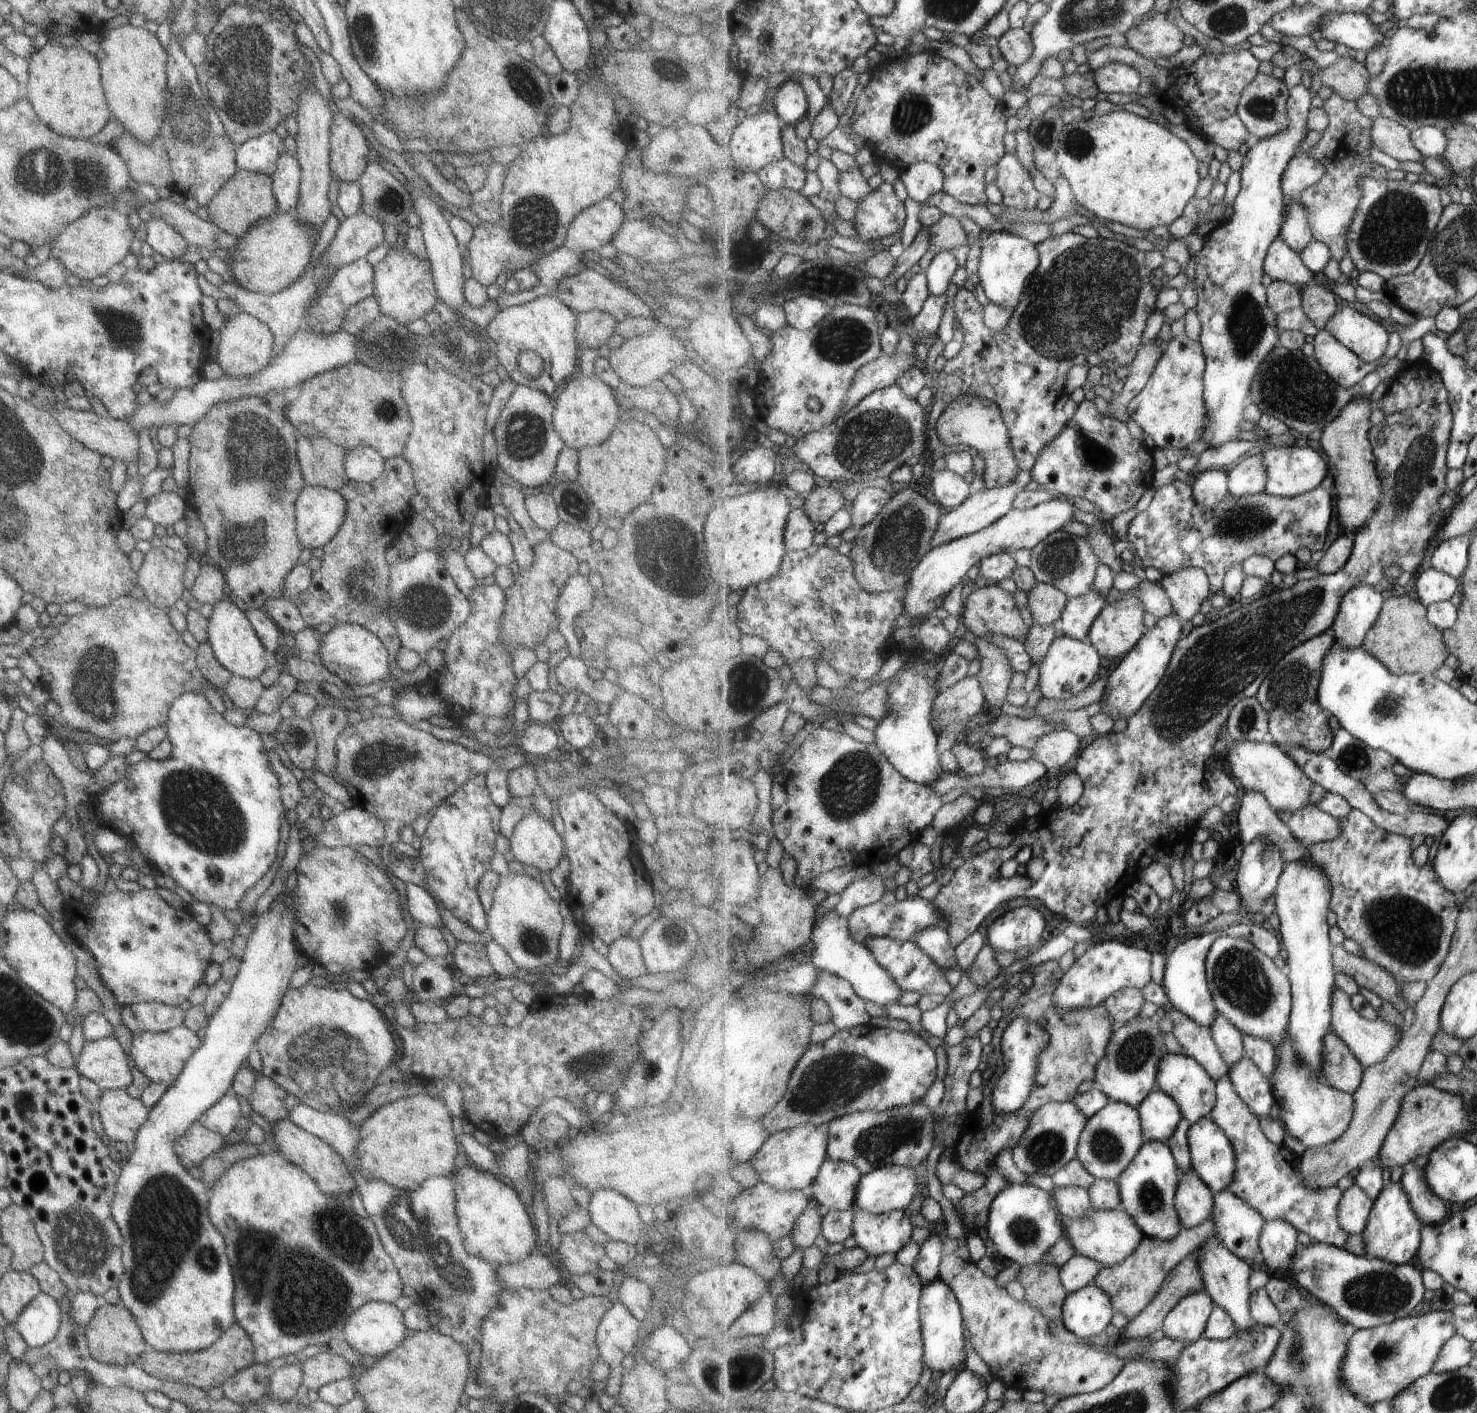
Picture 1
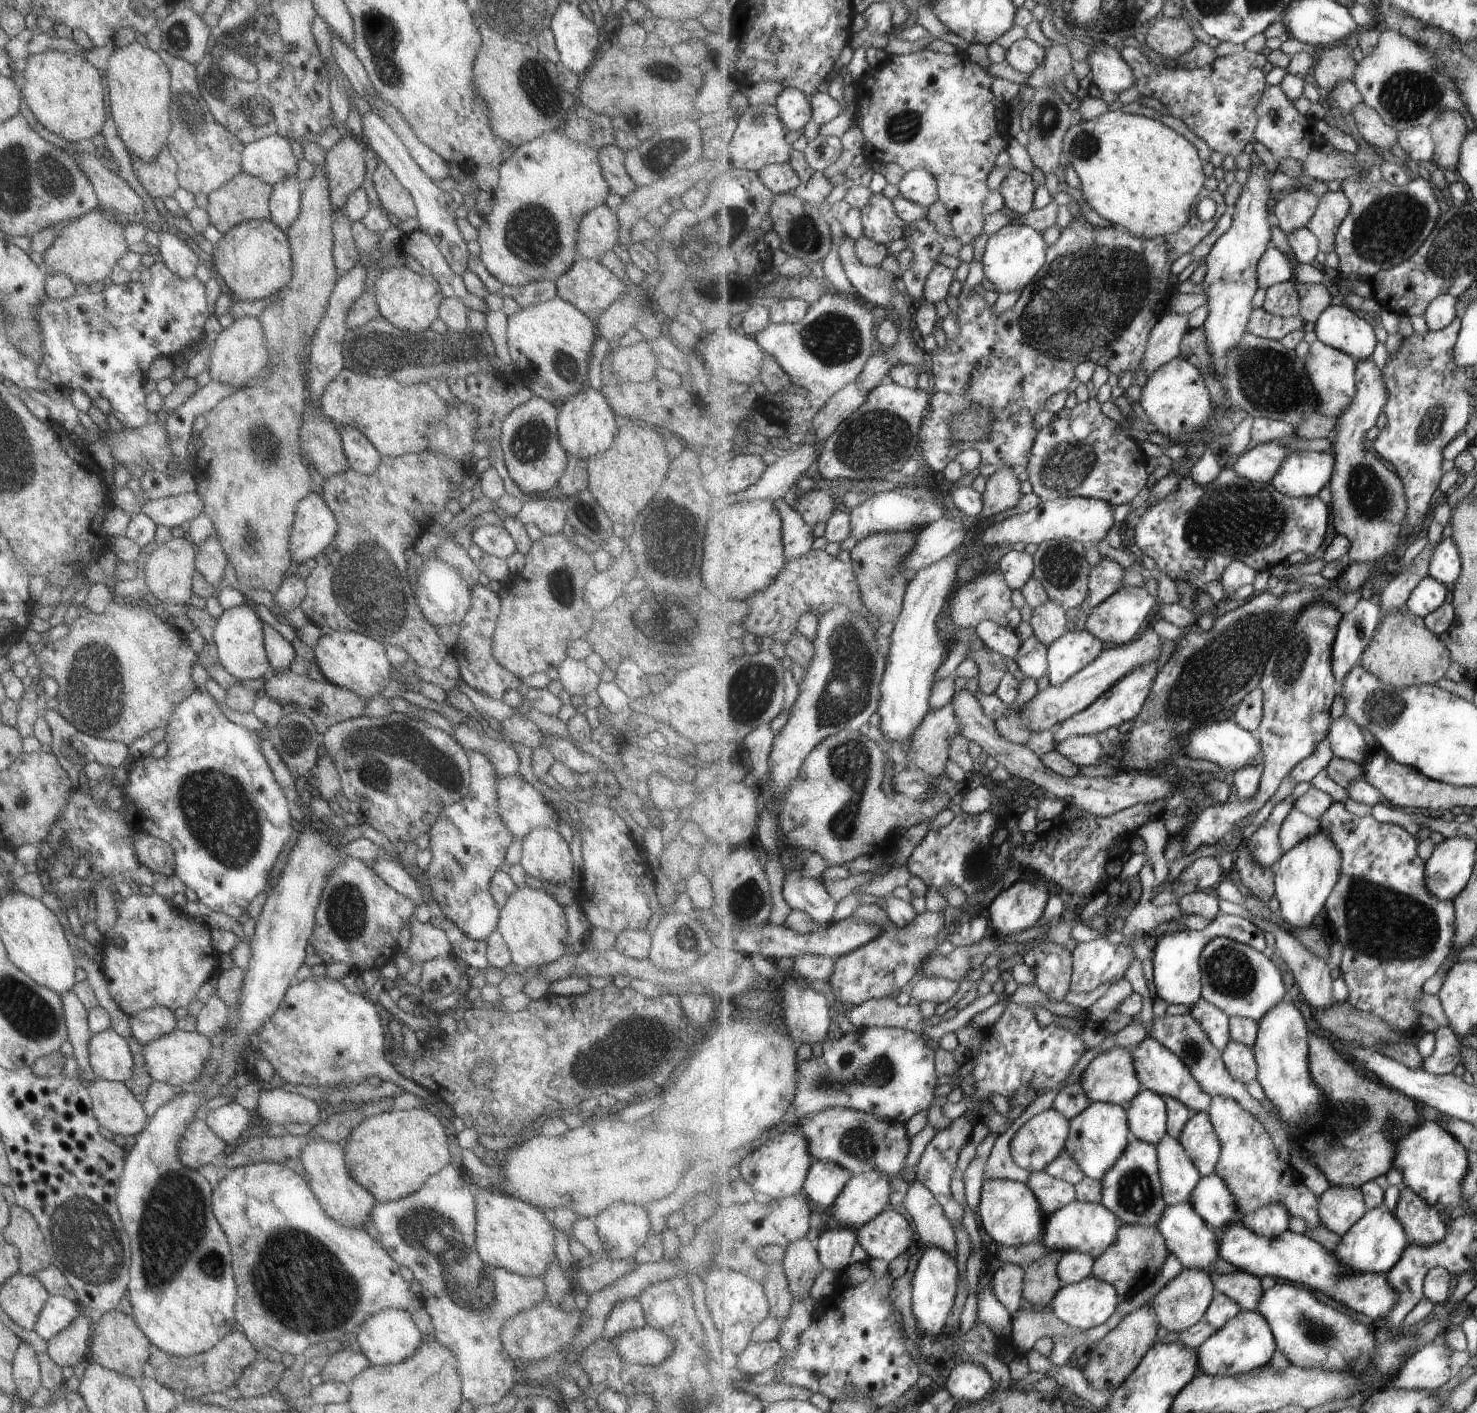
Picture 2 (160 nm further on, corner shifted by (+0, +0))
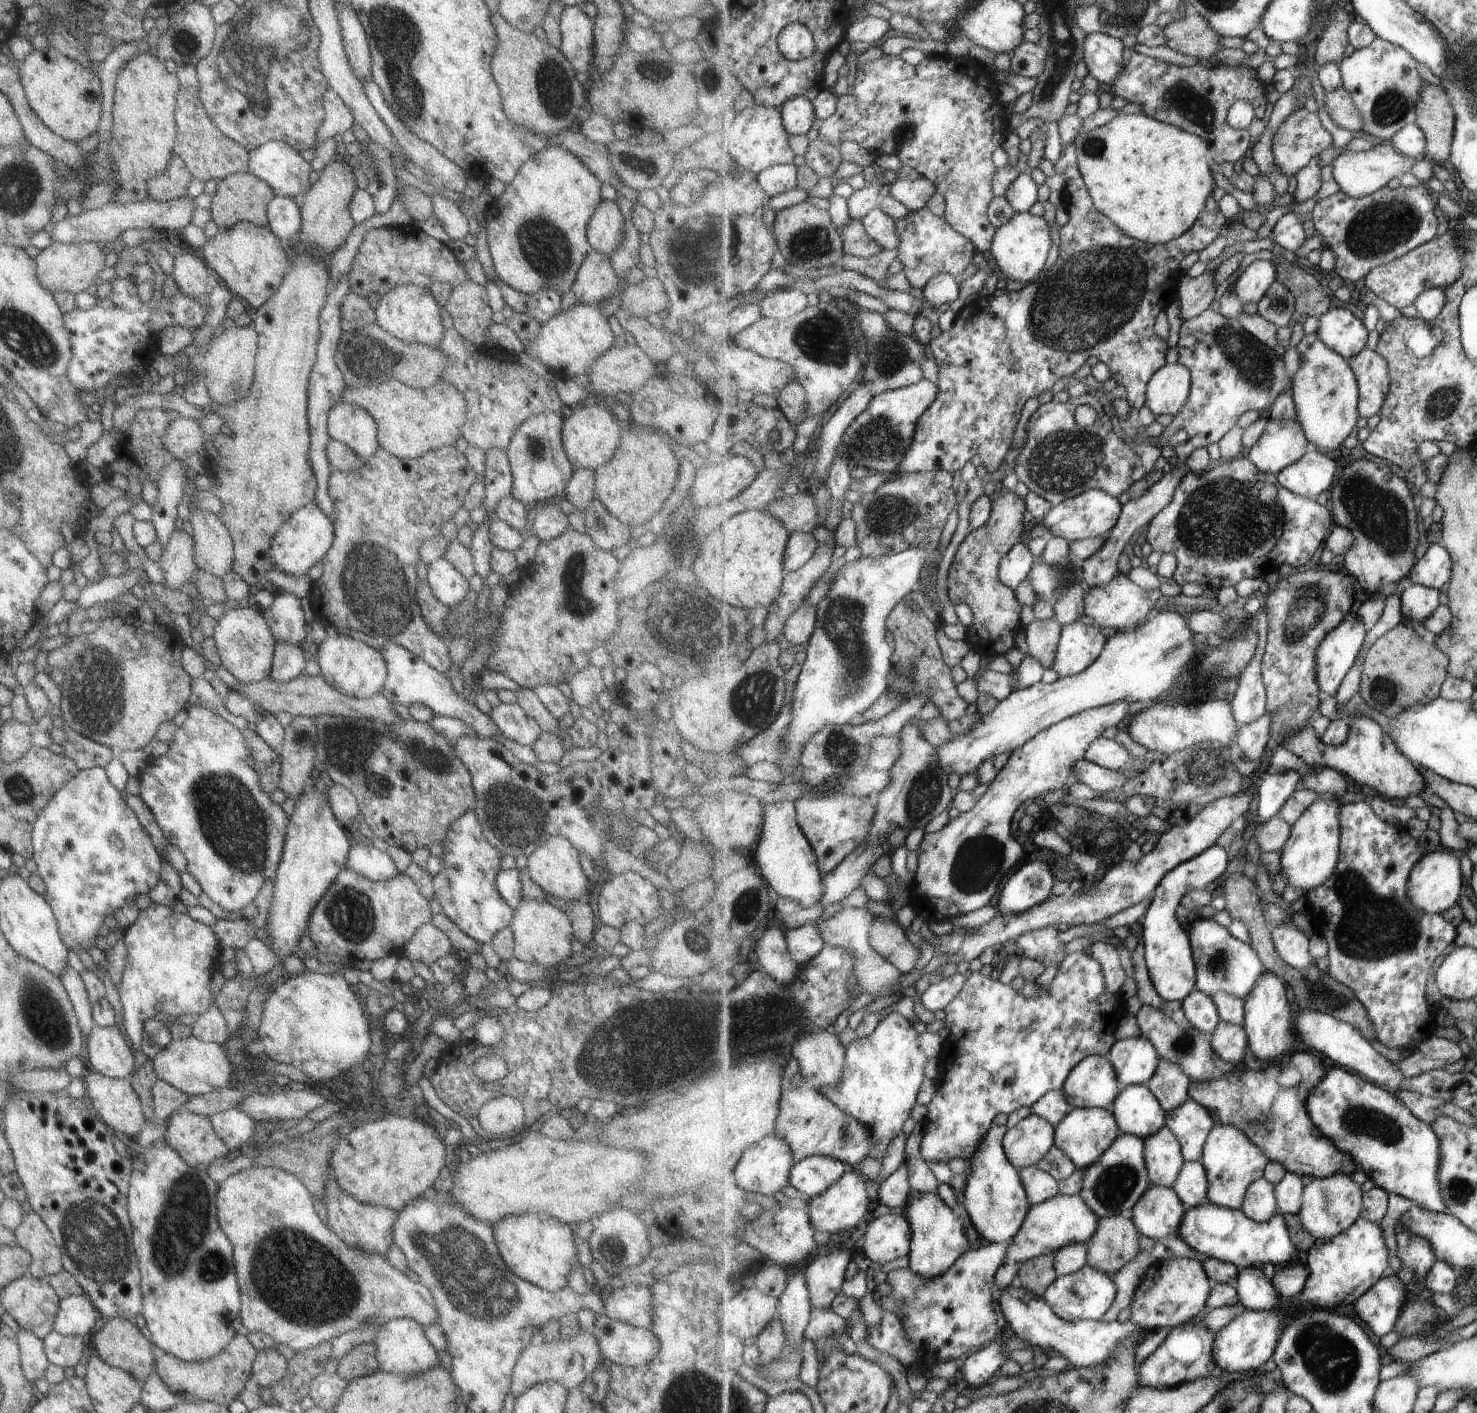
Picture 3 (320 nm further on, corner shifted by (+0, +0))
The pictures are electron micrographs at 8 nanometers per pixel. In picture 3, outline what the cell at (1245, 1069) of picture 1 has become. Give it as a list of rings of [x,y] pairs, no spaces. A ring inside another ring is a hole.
[[[1221,1021],[1216,1026],[1217,1030],[1212,1034],[1212,1048],[1222,1060],[1242,1066],[1242,1060],[1247,1054],[1248,1034],[1243,1025]]]

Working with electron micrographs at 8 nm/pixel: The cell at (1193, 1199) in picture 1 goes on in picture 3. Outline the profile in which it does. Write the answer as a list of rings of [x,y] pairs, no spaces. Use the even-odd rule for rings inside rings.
[[[1165,1126],[1144,1141],[1145,1164],[1150,1179],[1155,1184],[1172,1187],[1187,1162],[1176,1133]]]

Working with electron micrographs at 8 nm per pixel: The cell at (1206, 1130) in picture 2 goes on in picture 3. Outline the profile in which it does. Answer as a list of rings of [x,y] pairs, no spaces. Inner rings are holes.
[[[1193,1099],[1167,1111],[1166,1126],[1172,1129],[1180,1140],[1186,1161],[1199,1161],[1204,1156],[1209,1133],[1216,1124],[1212,1112]]]

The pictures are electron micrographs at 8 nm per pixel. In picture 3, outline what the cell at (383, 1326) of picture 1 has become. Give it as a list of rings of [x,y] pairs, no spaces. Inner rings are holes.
[[[403,1317],[389,1319],[380,1325],[372,1340],[378,1368],[386,1373],[412,1377],[439,1365],[437,1352],[425,1338],[423,1329],[420,1324]]]

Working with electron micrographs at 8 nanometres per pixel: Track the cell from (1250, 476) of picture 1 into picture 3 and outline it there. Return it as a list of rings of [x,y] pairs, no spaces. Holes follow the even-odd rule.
[[[1269,418],[1259,442],[1250,448],[1248,457],[1263,471],[1274,475],[1301,460],[1311,444],[1304,428],[1295,418]]]

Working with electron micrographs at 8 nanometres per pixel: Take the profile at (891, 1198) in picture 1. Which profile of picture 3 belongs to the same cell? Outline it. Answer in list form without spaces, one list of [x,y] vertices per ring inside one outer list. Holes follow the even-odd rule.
[[[849,1169],[833,1186],[809,1200],[808,1215],[812,1225],[821,1232],[828,1232],[832,1237],[844,1234],[859,1224],[870,1210],[876,1210],[875,1192],[859,1171]],[[872,1204],[874,1207],[869,1207]]]

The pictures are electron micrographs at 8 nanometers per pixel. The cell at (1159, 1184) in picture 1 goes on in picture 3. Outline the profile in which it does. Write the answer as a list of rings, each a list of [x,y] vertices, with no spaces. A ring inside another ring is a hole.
[[[1121,1133],[1097,1162],[1084,1170],[1084,1188],[1081,1187],[1079,1195],[1099,1217],[1130,1215],[1131,1210],[1148,1191],[1149,1185],[1152,1185],[1145,1164],[1144,1148],[1145,1141],[1140,1136]]]

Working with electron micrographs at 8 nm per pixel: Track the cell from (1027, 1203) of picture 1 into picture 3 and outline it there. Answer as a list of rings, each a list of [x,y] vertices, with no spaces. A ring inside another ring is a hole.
[[[993,1125],[970,1161],[962,1196],[966,1214],[974,1230],[990,1243],[1004,1243],[1020,1230],[1032,1207],[1018,1168],[1008,1159],[1003,1146],[1007,1126]]]

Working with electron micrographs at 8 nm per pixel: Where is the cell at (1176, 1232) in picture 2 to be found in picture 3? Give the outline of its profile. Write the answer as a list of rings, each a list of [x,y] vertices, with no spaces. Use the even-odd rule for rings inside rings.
[[[1152,1183],[1130,1216],[1142,1235],[1156,1241],[1171,1234],[1178,1236],[1186,1210],[1173,1187]]]

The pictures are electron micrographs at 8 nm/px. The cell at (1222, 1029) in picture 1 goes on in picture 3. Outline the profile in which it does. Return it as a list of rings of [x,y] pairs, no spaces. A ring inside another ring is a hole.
[[[1196,988],[1181,1004],[1185,1017],[1193,1028],[1211,1035],[1217,1030],[1216,1026],[1222,1018],[1210,994]]]

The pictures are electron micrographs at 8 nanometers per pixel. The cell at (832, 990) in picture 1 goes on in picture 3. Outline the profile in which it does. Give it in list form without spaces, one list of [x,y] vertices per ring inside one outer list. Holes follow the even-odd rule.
[[[814,921],[788,931],[785,930],[784,937],[791,956],[798,962],[799,966],[803,967],[810,963],[811,959],[817,957],[826,946]]]

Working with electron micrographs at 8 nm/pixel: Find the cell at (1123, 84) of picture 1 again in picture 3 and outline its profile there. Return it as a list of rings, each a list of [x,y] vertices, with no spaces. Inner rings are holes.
[[[1094,32],[1086,36],[1084,62],[1089,74],[1109,86],[1124,67],[1125,44],[1114,36]]]

